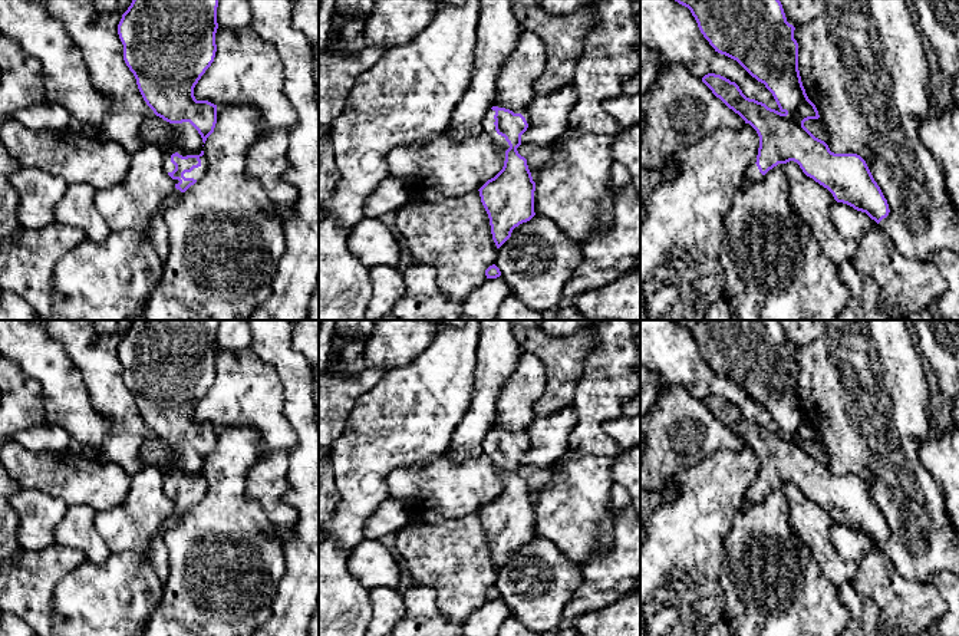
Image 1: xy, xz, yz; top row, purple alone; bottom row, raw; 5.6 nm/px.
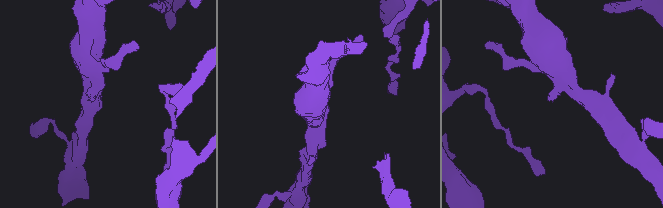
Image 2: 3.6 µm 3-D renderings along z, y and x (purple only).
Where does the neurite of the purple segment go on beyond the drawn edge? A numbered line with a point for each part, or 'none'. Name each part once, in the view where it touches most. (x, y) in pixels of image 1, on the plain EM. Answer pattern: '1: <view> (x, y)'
1: xz (488, 441)

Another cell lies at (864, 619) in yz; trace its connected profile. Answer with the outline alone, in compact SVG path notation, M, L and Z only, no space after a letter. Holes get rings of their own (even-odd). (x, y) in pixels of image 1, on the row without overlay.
M851 581L837 589L841 603L850 612L850 620L840 636L884 636L877 604L869 597L859 596Z

